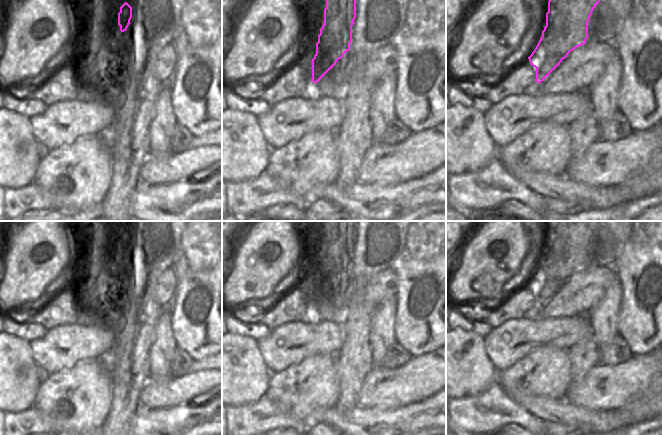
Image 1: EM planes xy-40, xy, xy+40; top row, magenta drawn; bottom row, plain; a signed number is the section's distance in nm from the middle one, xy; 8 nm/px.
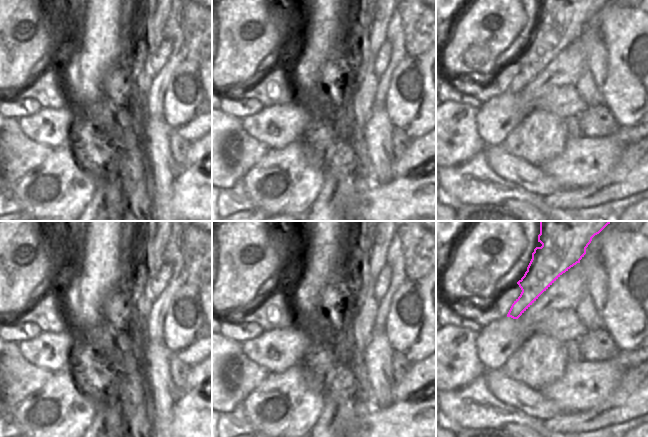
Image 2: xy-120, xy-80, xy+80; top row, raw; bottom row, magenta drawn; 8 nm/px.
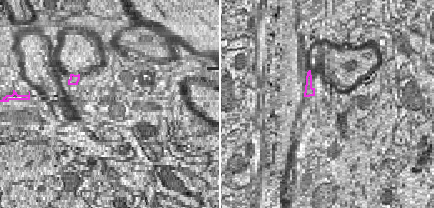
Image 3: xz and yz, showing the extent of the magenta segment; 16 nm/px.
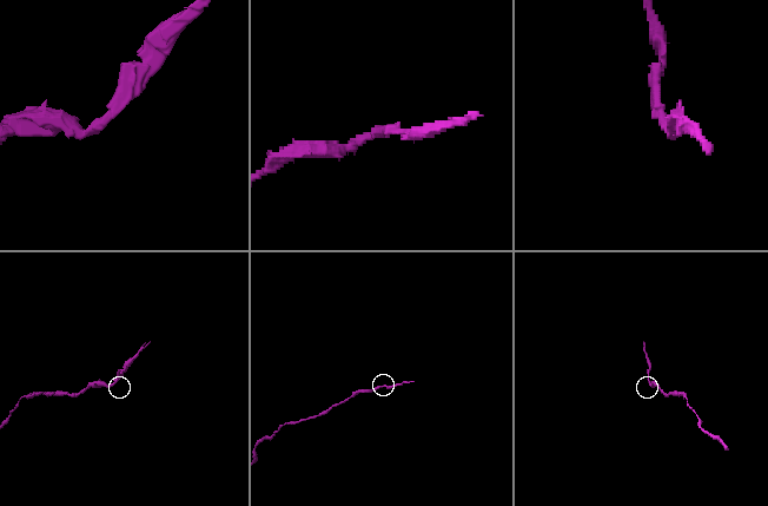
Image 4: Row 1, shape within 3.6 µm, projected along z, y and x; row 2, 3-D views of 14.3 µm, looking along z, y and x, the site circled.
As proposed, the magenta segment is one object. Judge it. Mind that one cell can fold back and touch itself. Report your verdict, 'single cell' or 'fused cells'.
single cell

